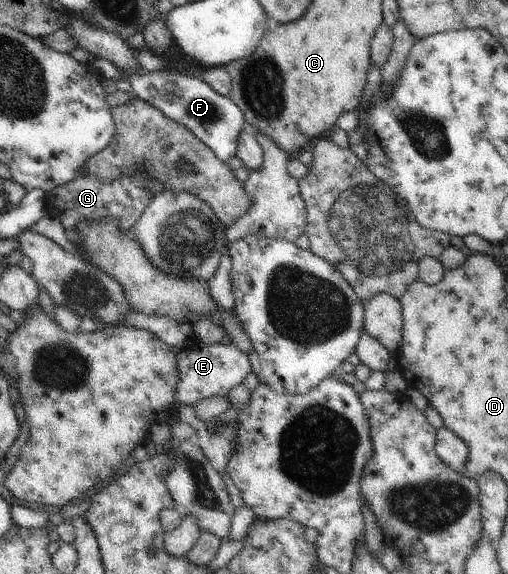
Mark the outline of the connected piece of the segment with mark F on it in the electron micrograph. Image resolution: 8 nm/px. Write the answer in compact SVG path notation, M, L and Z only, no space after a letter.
M157 71L128 78L137 97L153 105L166 117L185 125L200 141L203 141L219 160L227 163L236 156L241 133L246 124L243 111L229 96L215 92L210 84L197 76L186 73Z

